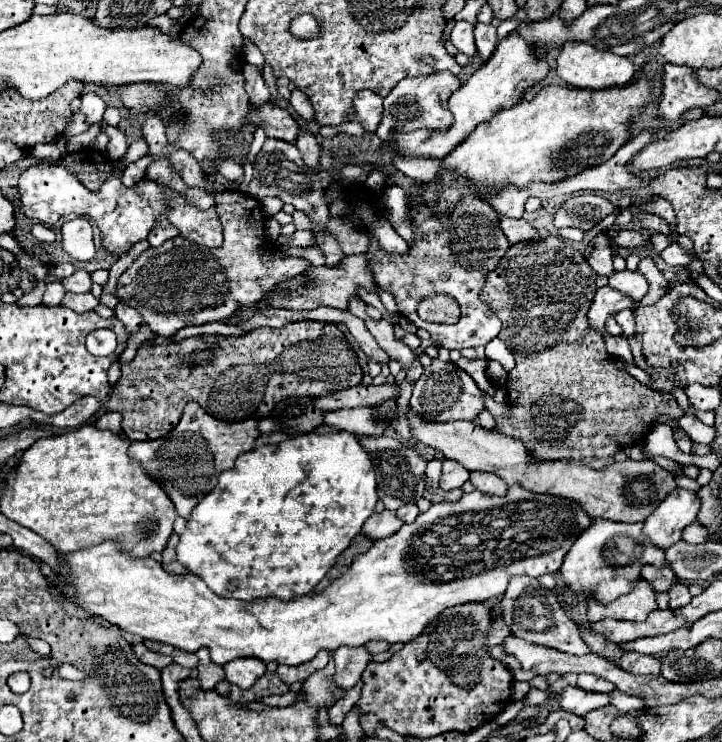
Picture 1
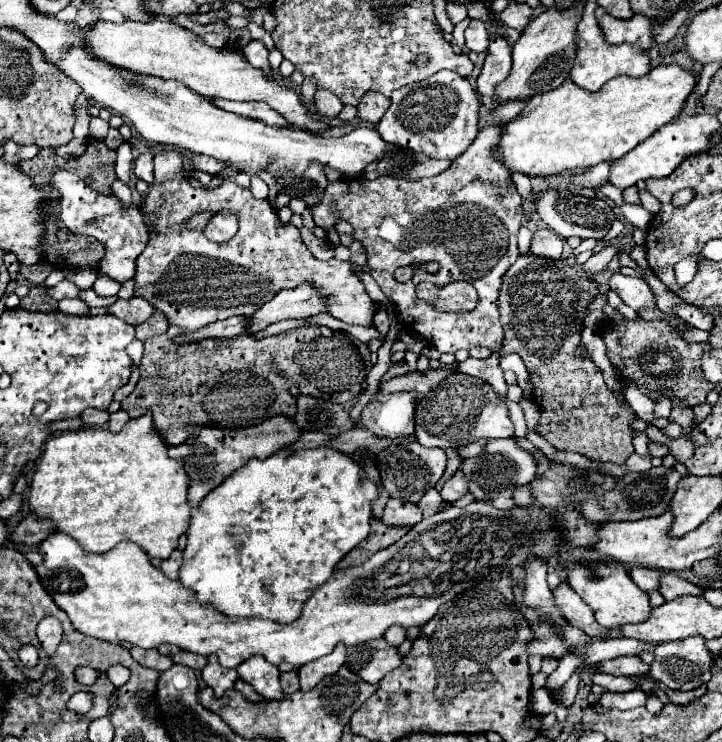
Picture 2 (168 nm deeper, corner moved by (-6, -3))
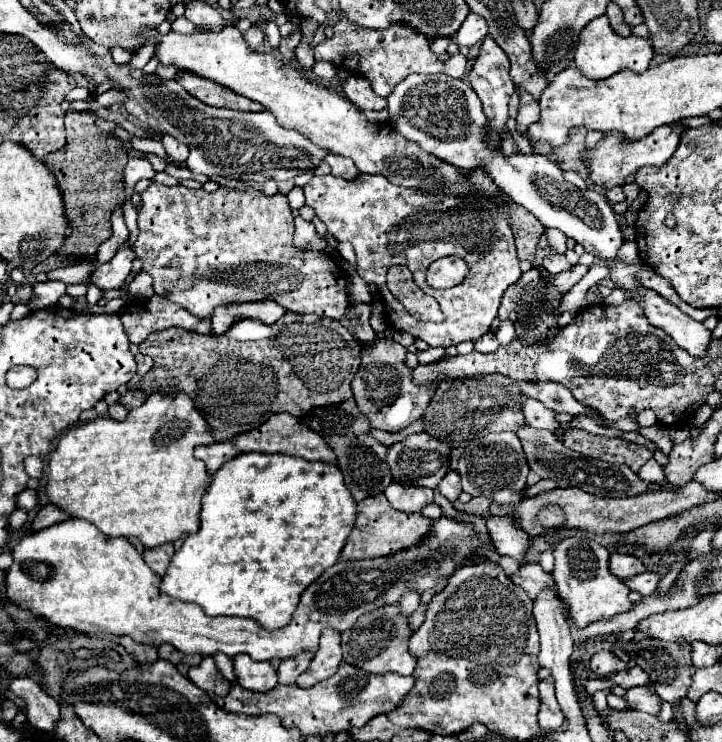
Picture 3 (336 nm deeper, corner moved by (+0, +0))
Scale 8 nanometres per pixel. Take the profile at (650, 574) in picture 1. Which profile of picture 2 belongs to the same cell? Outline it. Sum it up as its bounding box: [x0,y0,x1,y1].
[630,567,662,591]

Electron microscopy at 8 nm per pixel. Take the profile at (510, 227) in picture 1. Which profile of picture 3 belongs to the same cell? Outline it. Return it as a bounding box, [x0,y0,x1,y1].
[542,252,572,274]

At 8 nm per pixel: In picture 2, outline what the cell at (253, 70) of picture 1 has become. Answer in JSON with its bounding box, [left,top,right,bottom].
[244,41,272,77]

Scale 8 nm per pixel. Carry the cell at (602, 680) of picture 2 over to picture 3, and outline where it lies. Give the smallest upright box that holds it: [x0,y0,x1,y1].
[608,666,650,690]

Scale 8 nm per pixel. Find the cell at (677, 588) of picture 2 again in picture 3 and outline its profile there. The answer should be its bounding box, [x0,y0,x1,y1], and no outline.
[624,572,660,596]

